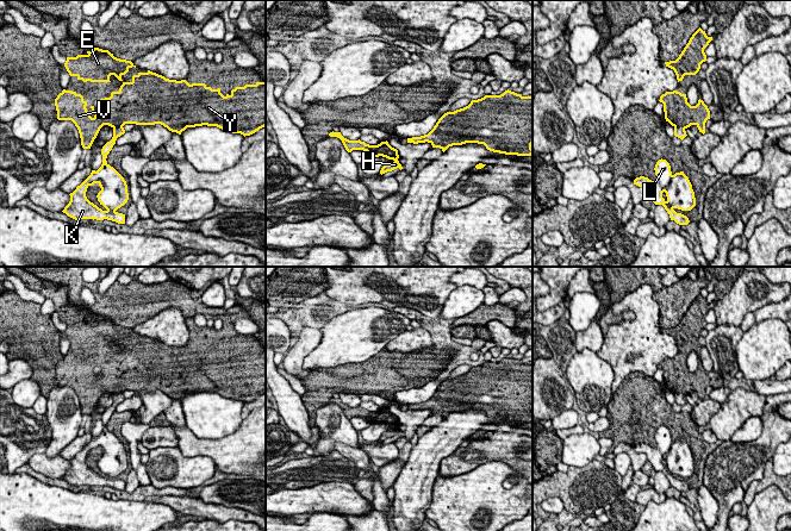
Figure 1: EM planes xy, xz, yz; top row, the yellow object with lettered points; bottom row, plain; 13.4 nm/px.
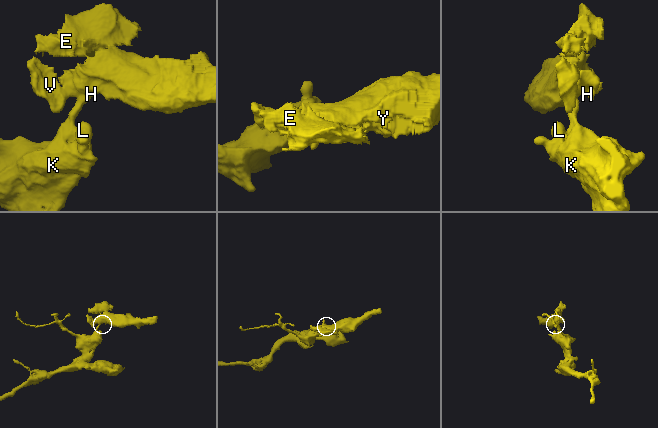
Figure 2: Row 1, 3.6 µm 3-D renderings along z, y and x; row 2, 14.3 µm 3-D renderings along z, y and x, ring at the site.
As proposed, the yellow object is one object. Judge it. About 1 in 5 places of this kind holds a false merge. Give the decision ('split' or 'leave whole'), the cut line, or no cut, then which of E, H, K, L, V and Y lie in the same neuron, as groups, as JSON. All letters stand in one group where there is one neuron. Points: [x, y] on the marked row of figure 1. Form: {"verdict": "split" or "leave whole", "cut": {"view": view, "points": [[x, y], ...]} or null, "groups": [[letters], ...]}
{"verdict": "split", "cut": {"view": "yz", "points": [[674, 125], [680, 125], [684, 129]]}, "groups": [["E", "H", "V", "Y"], ["K", "L"]]}

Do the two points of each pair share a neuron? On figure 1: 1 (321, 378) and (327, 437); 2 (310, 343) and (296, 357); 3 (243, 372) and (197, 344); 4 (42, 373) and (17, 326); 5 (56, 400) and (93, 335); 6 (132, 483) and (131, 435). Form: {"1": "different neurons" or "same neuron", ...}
{"1": "different neurons", "2": "same neuron", "3": "same neuron", "4": "same neuron", "5": "different neurons", "6": "different neurons"}

